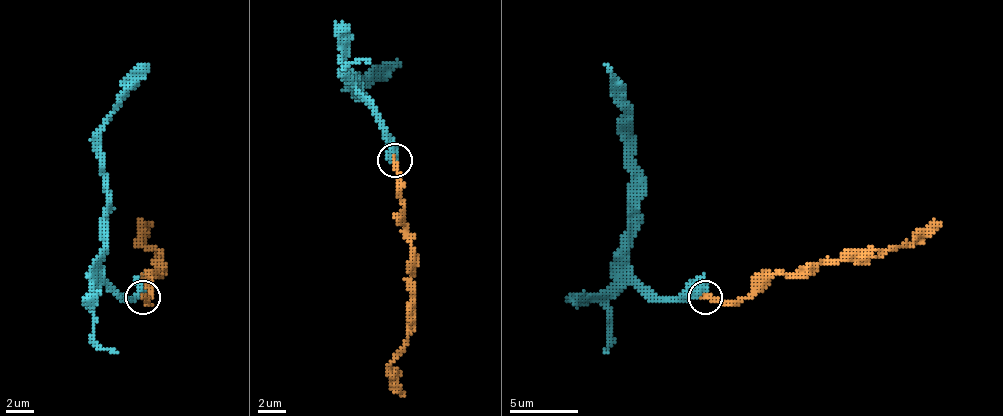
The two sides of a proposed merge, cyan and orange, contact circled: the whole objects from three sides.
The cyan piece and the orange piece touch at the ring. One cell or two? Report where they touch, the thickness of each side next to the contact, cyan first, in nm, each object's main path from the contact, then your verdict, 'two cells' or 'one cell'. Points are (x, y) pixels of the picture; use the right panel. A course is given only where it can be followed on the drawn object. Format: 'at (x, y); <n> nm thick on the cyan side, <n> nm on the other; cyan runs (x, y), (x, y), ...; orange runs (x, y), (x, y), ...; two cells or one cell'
at (705, 297); 480 nm thick on the cyan side, 240 nm on the other; cyan runs (704, 294), (656, 298), (635, 277), (628, 263), (632, 174), (622, 126), (625, 85), (608, 65); orange runs (704, 298), (742, 301), (776, 274), (810, 274), (820, 263), (865, 260), (875, 250), (910, 243), (940, 222); one cell

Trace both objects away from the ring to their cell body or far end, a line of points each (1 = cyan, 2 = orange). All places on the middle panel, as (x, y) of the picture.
1: (394, 159), (394, 138), (376, 111), (356, 90), (352, 83), (359, 87), (352, 77), (380, 80), (400, 63)
2: (394, 159), (397, 197), (407, 231), (411, 265), (411, 320), (404, 351), (390, 365), (404, 395)

